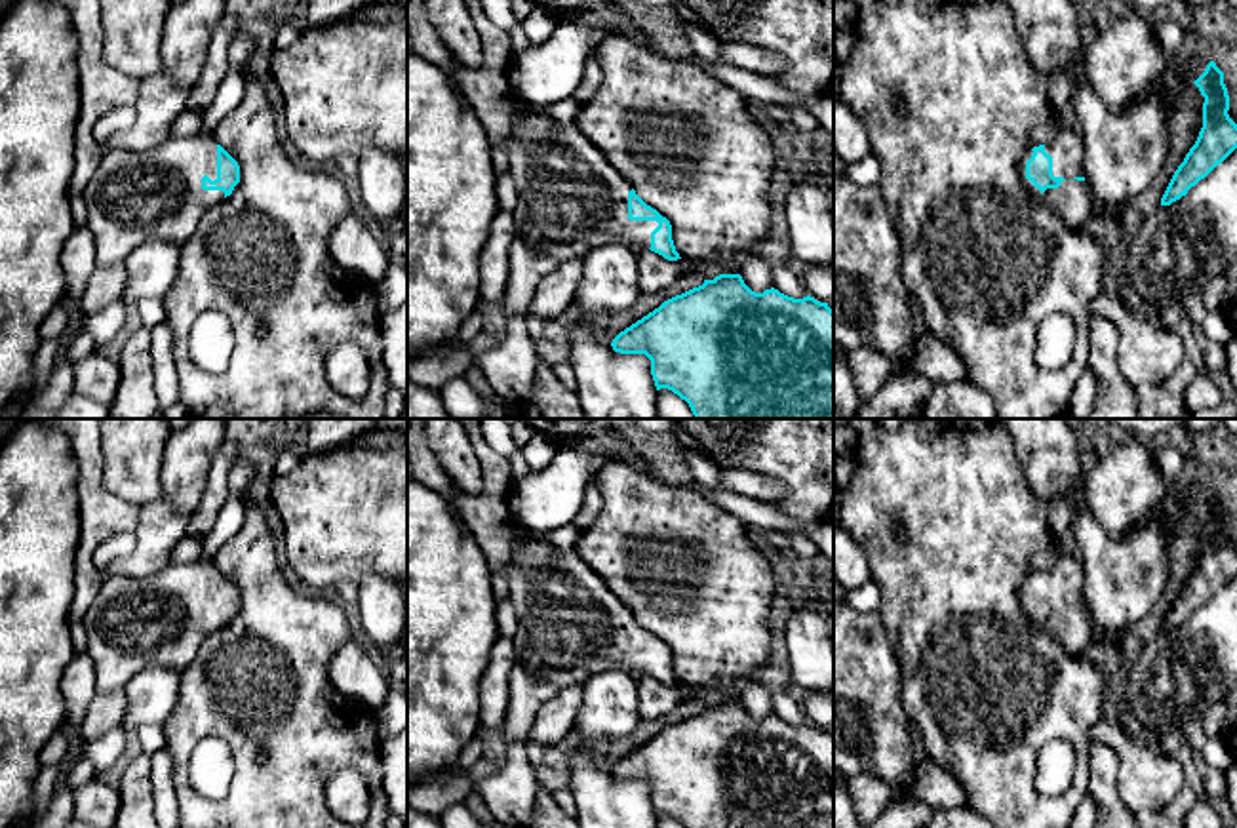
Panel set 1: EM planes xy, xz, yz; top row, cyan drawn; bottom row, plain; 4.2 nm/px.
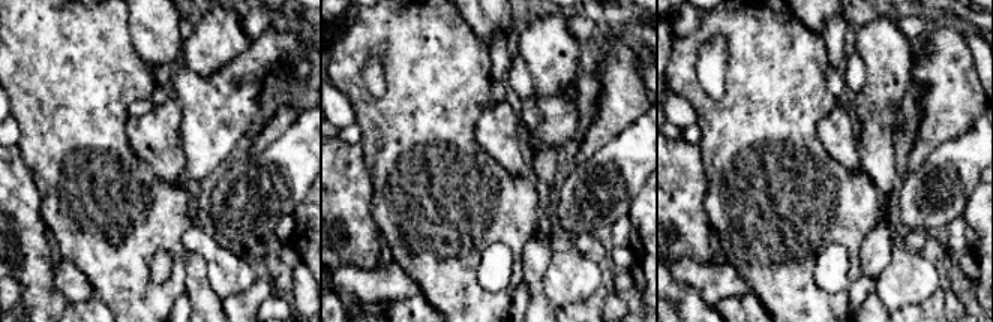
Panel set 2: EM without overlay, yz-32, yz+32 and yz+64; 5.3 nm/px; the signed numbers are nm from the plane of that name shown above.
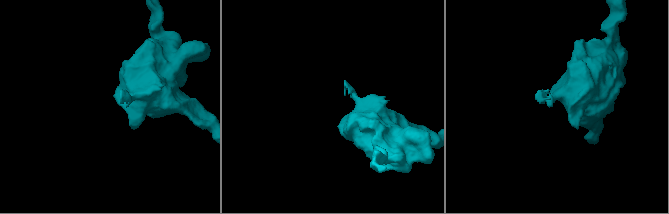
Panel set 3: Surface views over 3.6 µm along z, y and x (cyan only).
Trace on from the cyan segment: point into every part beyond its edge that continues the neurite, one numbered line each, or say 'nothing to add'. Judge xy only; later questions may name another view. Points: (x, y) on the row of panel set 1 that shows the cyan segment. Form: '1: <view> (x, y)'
1: xy (134, 197)

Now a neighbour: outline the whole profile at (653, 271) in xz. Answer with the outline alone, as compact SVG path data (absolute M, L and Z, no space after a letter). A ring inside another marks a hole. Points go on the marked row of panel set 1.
M643 249L638 255L639 293L657 293L674 284L677 276L691 272L695 266L698 265L685 259L668 261L651 249Z

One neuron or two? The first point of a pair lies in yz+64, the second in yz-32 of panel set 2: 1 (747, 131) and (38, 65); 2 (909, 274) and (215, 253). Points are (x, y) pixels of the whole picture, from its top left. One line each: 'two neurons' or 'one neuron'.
1: one neuron
2: one neuron

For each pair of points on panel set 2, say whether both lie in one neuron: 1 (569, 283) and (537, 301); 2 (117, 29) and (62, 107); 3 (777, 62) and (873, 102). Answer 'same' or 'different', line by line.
1: different
2: same
3: different

